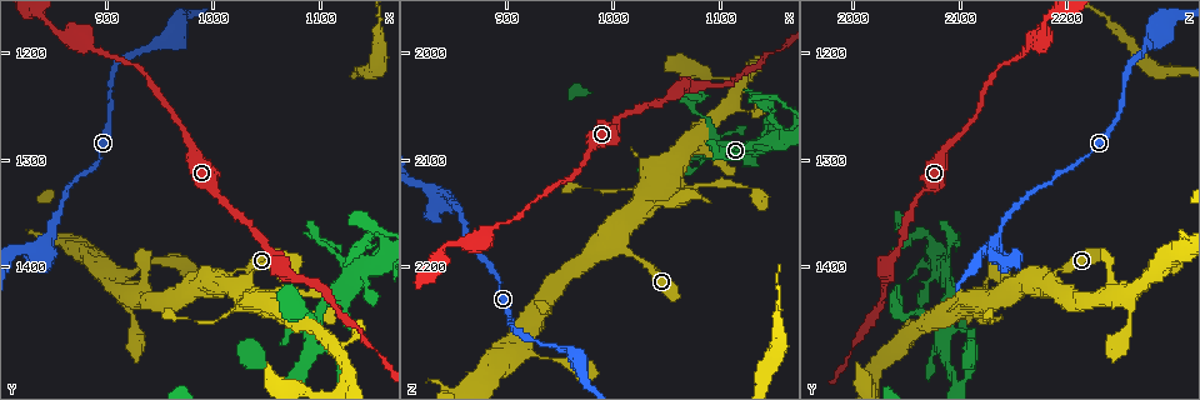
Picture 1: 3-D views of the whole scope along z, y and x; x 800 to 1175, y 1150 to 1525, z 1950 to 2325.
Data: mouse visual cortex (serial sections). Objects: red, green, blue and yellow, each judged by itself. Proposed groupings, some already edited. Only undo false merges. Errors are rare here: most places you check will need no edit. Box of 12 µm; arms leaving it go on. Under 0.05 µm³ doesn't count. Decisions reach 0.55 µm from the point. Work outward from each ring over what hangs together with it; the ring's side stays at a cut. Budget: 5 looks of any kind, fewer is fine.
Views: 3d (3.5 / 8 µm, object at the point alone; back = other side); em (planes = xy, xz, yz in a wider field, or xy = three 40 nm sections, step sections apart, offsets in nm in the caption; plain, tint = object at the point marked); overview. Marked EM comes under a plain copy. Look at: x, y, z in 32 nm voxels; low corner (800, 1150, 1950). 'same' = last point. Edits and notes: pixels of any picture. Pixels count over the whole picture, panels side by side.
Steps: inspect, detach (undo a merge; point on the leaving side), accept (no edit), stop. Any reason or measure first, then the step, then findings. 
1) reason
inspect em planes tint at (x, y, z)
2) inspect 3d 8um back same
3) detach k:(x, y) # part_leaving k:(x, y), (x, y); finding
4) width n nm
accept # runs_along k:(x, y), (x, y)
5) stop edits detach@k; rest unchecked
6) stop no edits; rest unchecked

thin neck
inspect em xy step 1 tint at (1066, 1442, 2042)

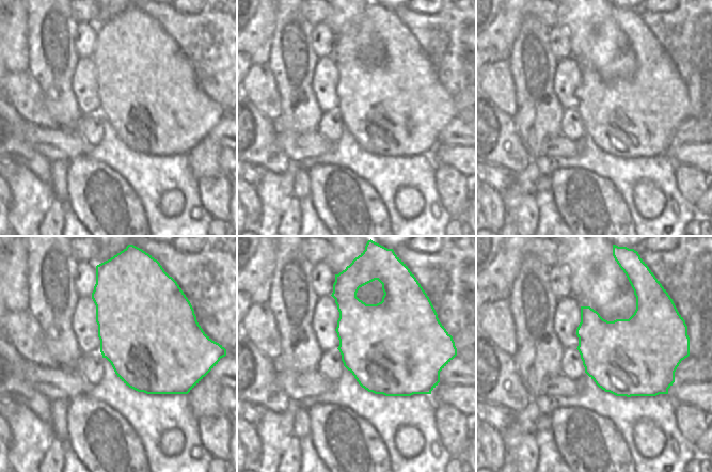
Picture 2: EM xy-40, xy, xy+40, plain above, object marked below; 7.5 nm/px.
see where the arms go
inspect 3d 3.5um same

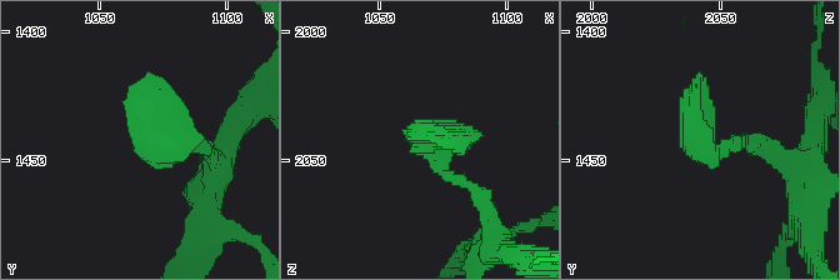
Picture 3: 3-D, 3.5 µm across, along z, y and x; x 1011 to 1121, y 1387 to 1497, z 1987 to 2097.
accept # runs_along 3:(756, 143), (696, 143), (709, 93); continuous, no second cell

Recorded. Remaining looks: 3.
three-way junction
inspect 3d 3.5um at (842, 1376, 2134)

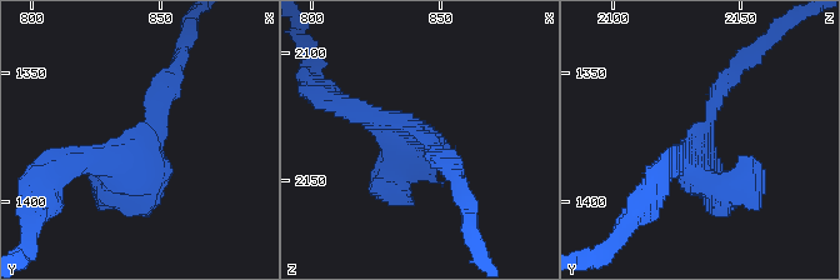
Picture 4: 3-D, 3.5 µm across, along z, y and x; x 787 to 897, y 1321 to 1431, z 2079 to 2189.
inspect em xy step 3 tint at (844, 1377, 2133)

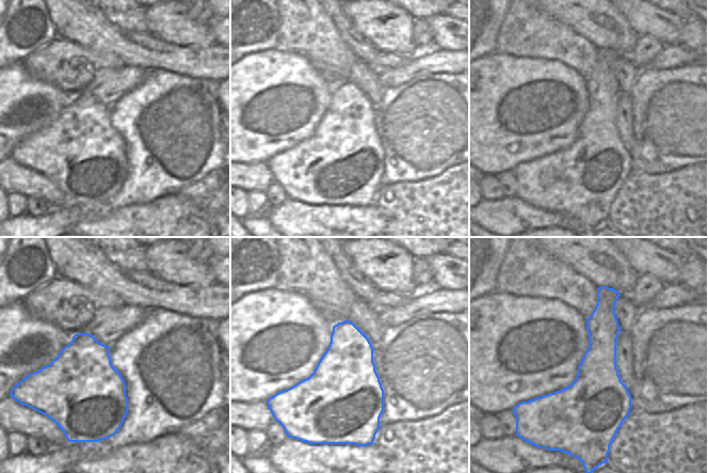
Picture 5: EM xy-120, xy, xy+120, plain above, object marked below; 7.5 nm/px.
accept # continuous, no second cell

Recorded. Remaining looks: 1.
stop no edits; rest unchecked

